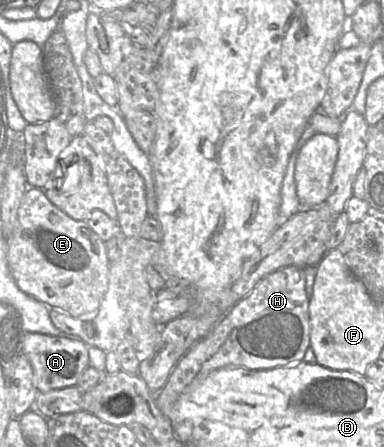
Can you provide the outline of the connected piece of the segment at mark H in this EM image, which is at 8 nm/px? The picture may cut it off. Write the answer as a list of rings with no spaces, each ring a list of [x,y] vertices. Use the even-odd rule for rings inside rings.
[[[288,266],[281,268],[273,273],[268,274],[262,278],[256,286],[251,290],[251,292],[238,301],[222,318],[215,324],[211,331],[201,340],[197,341],[186,354],[177,362],[173,368],[165,386],[159,391],[155,397],[155,402],[162,414],[168,418],[169,413],[180,397],[180,395],[189,387],[195,386],[198,382],[201,382],[207,375],[216,370],[225,367],[243,367],[250,370],[265,370],[275,367],[281,367],[285,365],[290,365],[299,361],[302,361],[307,349],[310,346],[310,313],[309,313],[309,298],[306,293],[306,276],[305,267],[298,266]]]

